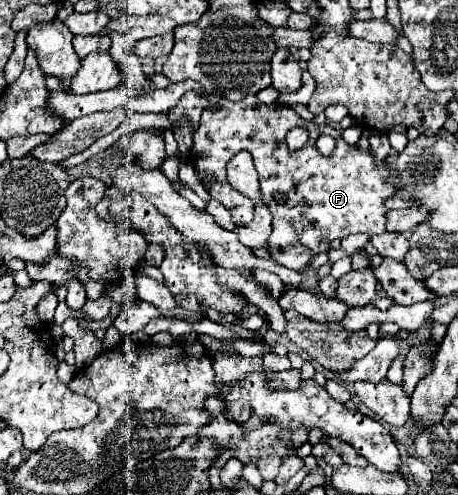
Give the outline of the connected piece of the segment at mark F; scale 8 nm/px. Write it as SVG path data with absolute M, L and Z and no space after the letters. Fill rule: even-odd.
M249 96L241 102L229 102L225 98L209 98L209 102L215 104L217 110L205 110L201 124L193 134L191 156L187 158L201 176L215 176L215 184L209 188L209 194L229 210L235 226L247 226L253 218L253 204L229 186L225 166L237 152L251 152L259 172L263 198L273 214L269 252L279 264L291 270L305 270L309 260L315 254L329 250L329 244L335 238L341 240L355 232L367 236L385 232L387 208L379 206L385 198L393 196L395 186L389 180L391 170L385 164L377 164L371 152L359 152L349 146L341 138L339 128L329 124L315 126L313 122L297 116L289 106L277 102L267 106L259 102L257 96ZM293 128L307 128L309 140L301 150L289 154L285 136ZM321 134L335 138L335 152L329 158L323 158L315 146ZM275 194L285 196L285 202L277 202Z

